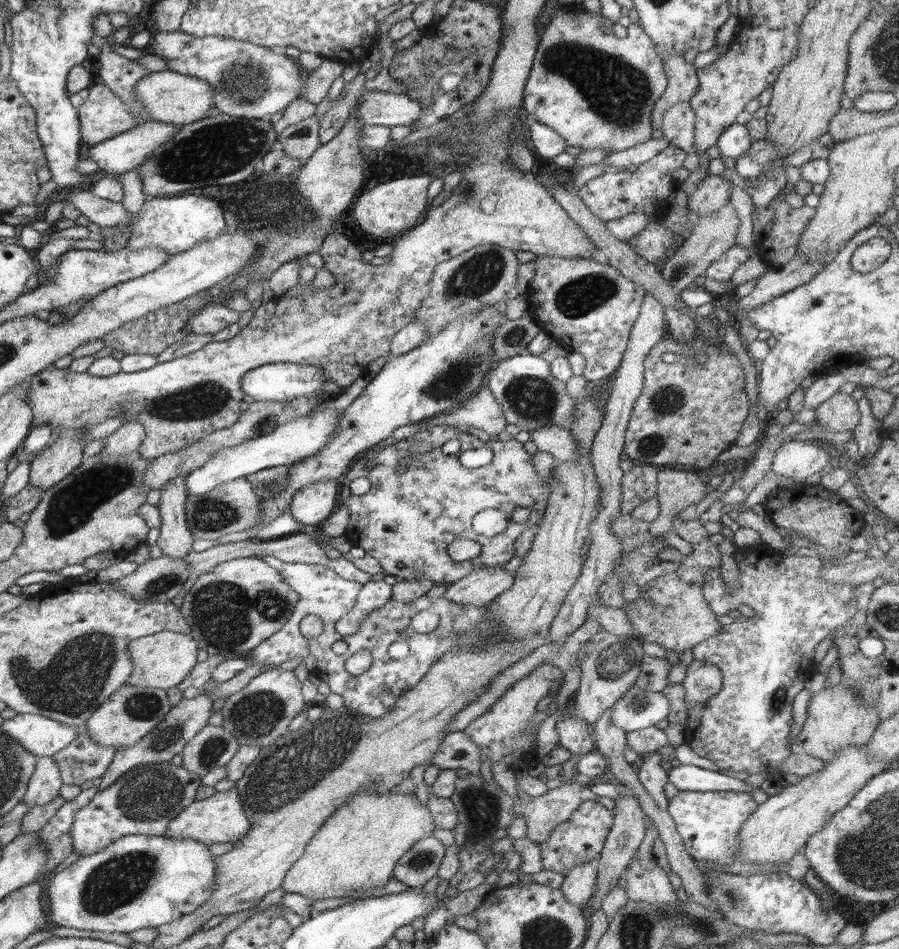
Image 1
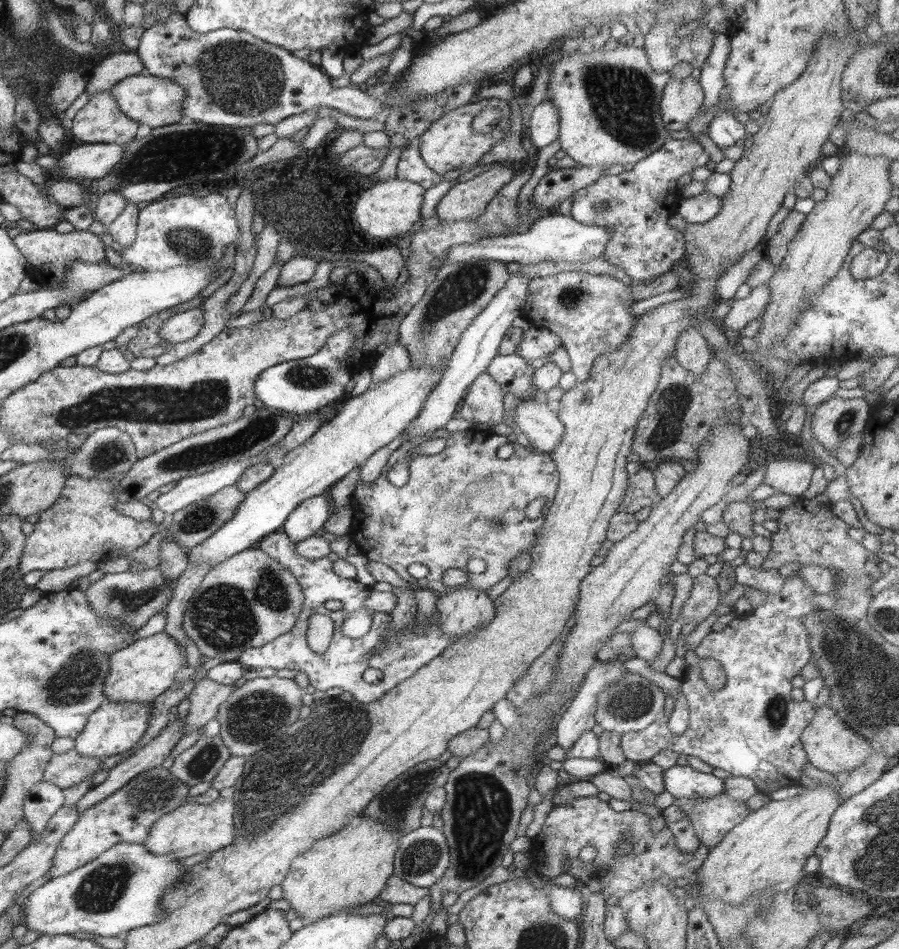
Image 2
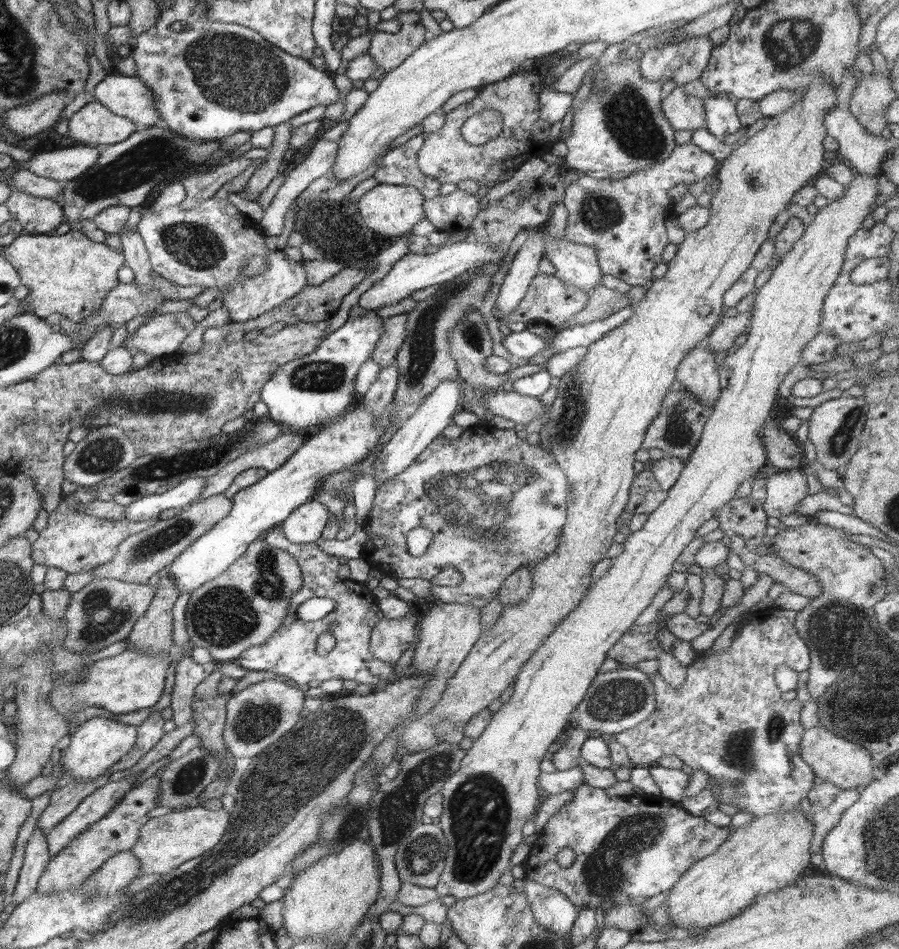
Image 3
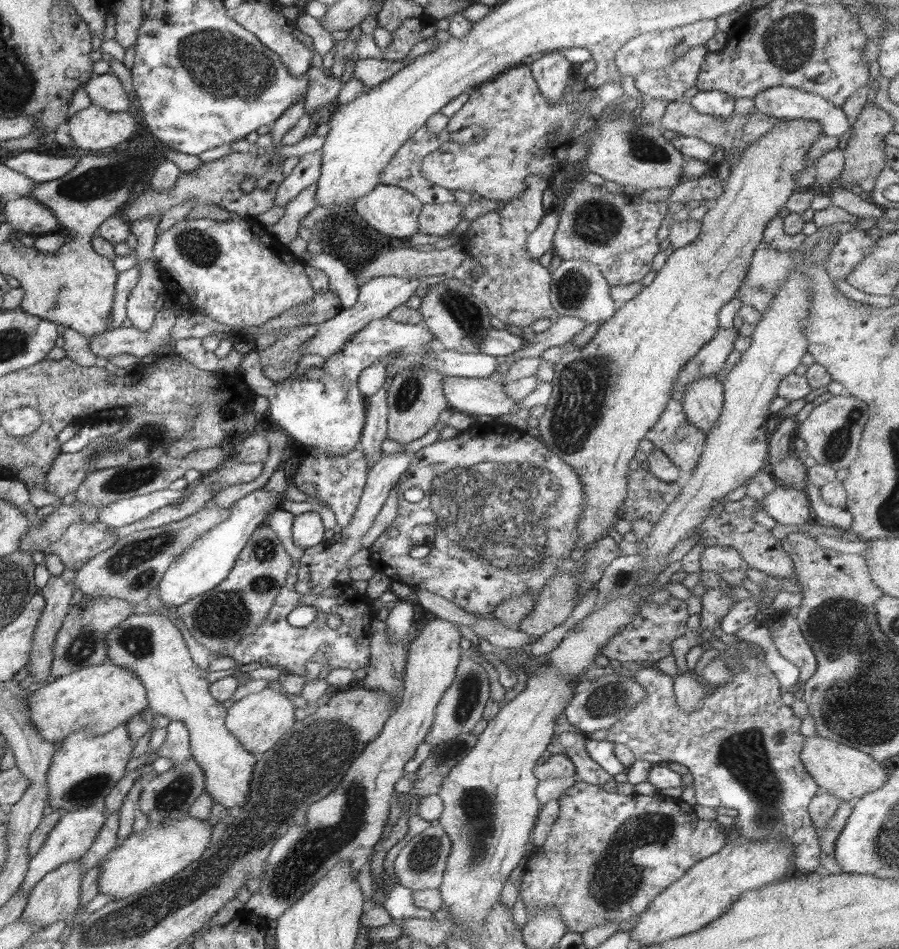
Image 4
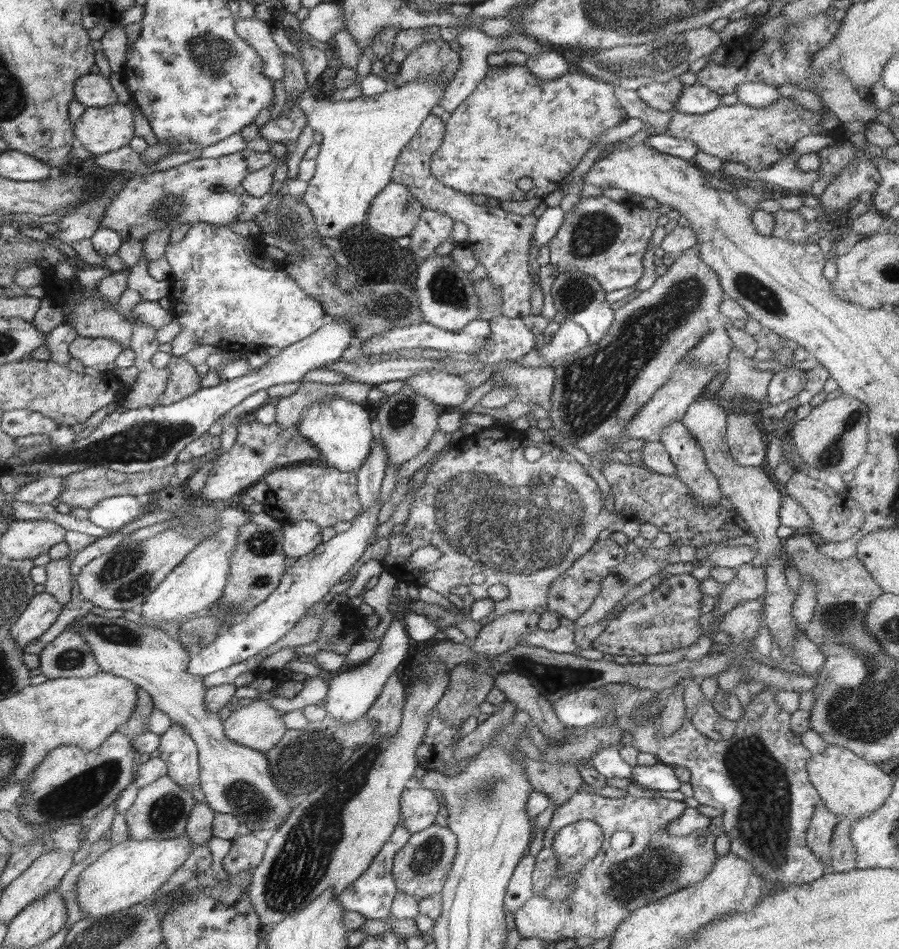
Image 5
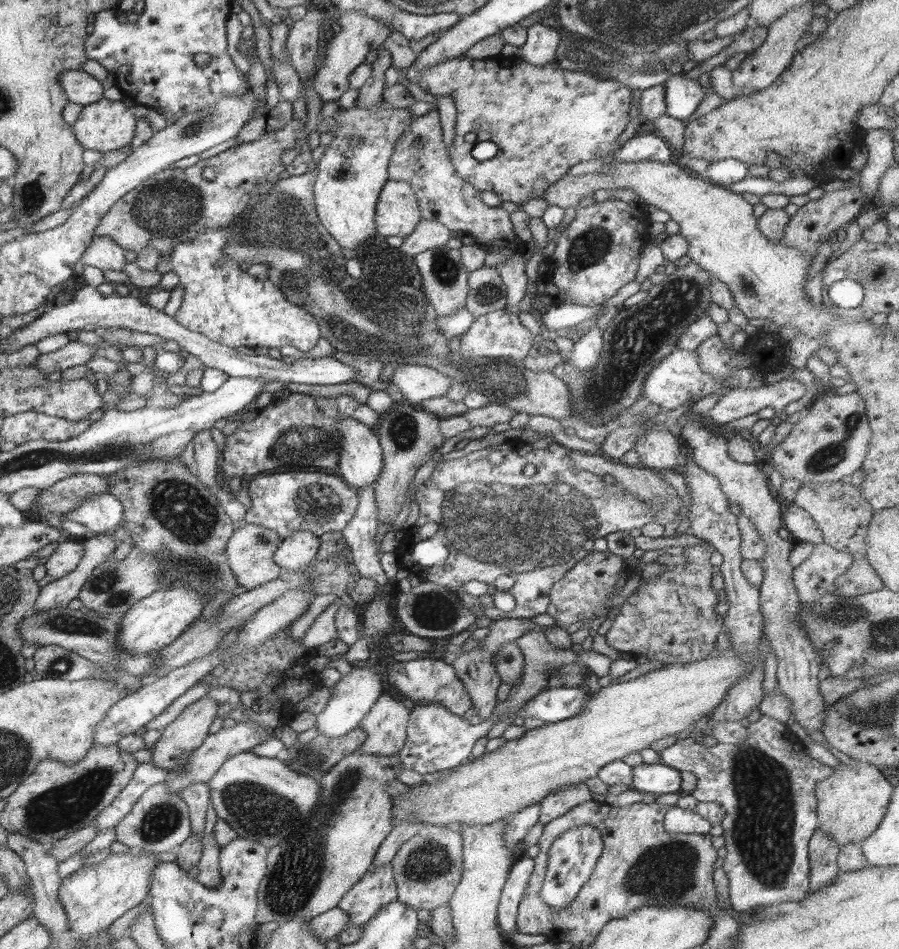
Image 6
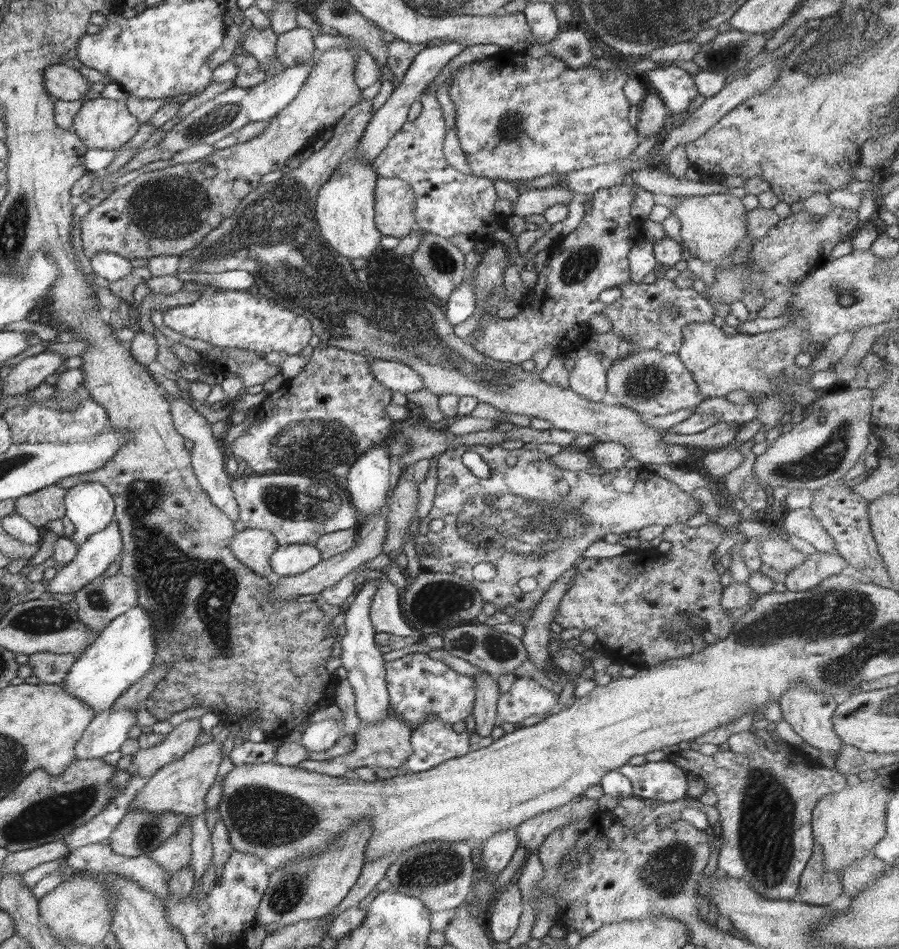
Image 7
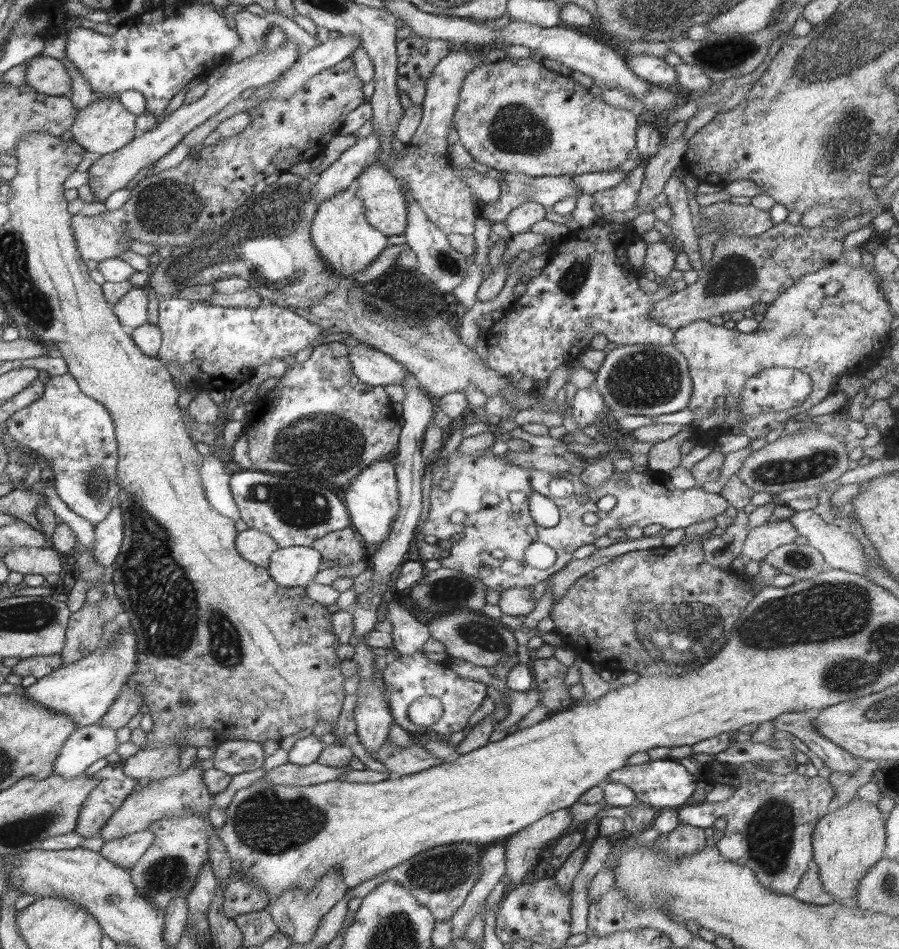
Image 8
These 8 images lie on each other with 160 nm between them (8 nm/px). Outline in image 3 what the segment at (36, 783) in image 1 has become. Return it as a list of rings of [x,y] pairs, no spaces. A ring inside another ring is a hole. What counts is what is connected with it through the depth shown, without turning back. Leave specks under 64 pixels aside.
[[[36,826],[26,844],[23,865],[11,901],[14,903],[14,908],[28,900],[30,895],[37,890],[39,878],[51,859],[45,836],[42,829]]]

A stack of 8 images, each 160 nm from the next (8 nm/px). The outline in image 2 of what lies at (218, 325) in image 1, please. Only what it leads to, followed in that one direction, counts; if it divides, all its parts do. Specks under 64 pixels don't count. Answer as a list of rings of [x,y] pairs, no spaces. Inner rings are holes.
[[[201,307],[180,312],[161,324],[160,339],[168,345],[187,342],[200,333],[204,321]]]

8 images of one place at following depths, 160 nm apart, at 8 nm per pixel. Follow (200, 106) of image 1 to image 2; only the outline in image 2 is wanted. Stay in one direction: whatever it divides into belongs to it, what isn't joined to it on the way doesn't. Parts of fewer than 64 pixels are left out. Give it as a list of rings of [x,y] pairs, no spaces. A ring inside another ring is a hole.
[[[145,73],[124,78],[124,80],[112,86],[109,91],[112,96],[115,96],[120,110],[139,124],[147,124],[150,128],[155,129],[184,120],[181,106],[183,105],[186,91],[175,80]]]

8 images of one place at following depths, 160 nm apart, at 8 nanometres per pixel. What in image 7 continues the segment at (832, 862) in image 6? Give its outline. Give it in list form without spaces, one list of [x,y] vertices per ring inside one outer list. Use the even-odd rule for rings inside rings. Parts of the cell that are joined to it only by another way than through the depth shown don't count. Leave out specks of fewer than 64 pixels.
[[[816,845],[799,878],[799,900],[816,906],[828,906],[843,892],[842,873],[827,872],[821,847]]]

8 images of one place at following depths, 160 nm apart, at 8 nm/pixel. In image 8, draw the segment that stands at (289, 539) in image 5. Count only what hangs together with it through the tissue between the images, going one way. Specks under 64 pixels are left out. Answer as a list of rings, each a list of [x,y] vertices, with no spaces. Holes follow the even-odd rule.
[[[304,546],[275,550],[267,566],[274,582],[288,588],[307,587],[322,568],[320,552],[314,547]]]

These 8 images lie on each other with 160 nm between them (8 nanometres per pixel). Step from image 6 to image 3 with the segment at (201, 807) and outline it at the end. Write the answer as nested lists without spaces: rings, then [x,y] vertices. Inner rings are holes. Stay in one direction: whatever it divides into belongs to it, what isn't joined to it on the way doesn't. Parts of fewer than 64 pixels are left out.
[[[192,652],[184,655],[176,664],[175,684],[172,690],[172,721],[176,723],[176,727],[190,722],[193,718],[192,700],[194,700],[195,689],[214,672],[219,670],[216,664],[219,662],[211,661],[199,664],[192,659]]]

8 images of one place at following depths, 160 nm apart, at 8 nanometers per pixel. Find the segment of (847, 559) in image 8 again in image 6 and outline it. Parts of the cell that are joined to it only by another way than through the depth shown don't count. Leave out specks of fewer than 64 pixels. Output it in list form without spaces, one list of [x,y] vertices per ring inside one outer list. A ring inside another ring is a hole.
[[[785,504],[783,527],[788,530],[793,541],[819,545],[825,542],[823,532],[814,522],[811,514],[794,504]]]

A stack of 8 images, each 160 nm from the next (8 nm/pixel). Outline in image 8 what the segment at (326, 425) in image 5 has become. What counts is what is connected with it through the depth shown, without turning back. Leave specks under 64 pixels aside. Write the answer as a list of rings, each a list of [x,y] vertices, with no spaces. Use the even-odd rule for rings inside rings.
[[[389,459],[379,460],[360,472],[344,494],[344,504],[350,512],[350,526],[360,534],[360,539],[369,549],[388,538],[392,523],[400,510],[396,476],[394,465]]]

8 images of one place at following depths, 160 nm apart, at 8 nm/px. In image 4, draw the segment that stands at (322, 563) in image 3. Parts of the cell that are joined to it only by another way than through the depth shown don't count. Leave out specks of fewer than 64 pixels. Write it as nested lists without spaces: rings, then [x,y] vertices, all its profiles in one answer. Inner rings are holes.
[[[283,508],[276,509],[273,513],[269,514],[268,526],[270,526],[270,528],[272,528],[272,530],[274,530],[274,532],[276,532],[276,534],[279,536],[280,542],[283,544],[283,547],[287,550],[288,554],[292,557],[293,566],[289,570],[289,575],[287,576],[287,581],[284,583],[284,586],[280,589],[280,592],[276,595],[276,598],[275,598],[275,601],[273,602],[273,605],[270,607],[270,610],[268,611],[266,618],[263,620],[263,624],[258,625],[256,627],[256,630],[250,635],[250,637],[241,638],[240,641],[236,642],[236,644],[234,644],[234,646],[232,646],[232,648],[230,648],[230,656],[235,660],[236,663],[239,663],[240,665],[250,664],[250,662],[262,662],[262,663],[268,664],[267,666],[276,667],[280,670],[283,669],[282,672],[285,674],[298,675],[298,676],[306,676],[306,662],[311,661],[312,658],[314,658],[314,654],[316,654],[316,652],[322,652],[322,654],[324,654],[327,662],[320,663],[320,664],[321,664],[322,668],[327,668],[329,673],[330,673],[329,668],[332,668],[332,669],[334,669],[334,668],[350,668],[350,670],[352,670],[354,672],[354,671],[358,670],[358,668],[367,667],[369,665],[369,644],[370,644],[369,638],[371,637],[371,634],[372,634],[371,620],[376,618],[376,616],[378,614],[378,612],[376,612],[376,611],[374,611],[374,609],[372,609],[372,605],[373,605],[374,600],[372,600],[370,597],[368,597],[366,592],[360,594],[359,592],[356,592],[354,589],[352,589],[351,585],[340,584],[340,583],[335,583],[335,585],[333,585],[333,587],[328,588],[326,590],[323,590],[322,592],[319,592],[318,594],[307,594],[306,596],[304,596],[303,594],[300,594],[299,592],[295,591],[295,581],[297,580],[297,575],[296,575],[297,566],[299,565],[299,560],[301,559],[301,556],[303,555],[304,548],[300,548],[293,543],[293,534],[292,534],[291,530],[293,527],[294,517],[295,517],[295,515],[292,512],[288,512]],[[299,606],[315,606],[315,609],[317,610],[316,618],[310,624],[308,624],[308,626],[300,627],[300,628],[292,626],[288,622],[288,619],[287,619],[290,612],[292,612],[295,608],[298,608]],[[330,614],[340,614],[343,621],[342,621],[342,624],[340,624],[340,626],[338,626],[338,628],[331,628],[328,625],[328,622],[326,621],[326,619],[328,618],[328,616],[330,616]]]

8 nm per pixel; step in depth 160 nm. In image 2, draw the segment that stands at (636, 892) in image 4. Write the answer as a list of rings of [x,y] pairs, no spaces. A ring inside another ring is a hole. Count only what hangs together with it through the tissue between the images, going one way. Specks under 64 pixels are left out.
[[[596,794],[592,796],[575,798],[570,803],[563,806],[553,807],[546,818],[546,824],[542,826],[540,834],[531,839],[531,849],[529,855],[531,859],[530,868],[544,879],[554,879],[564,872],[564,861],[568,861],[568,872],[588,887],[593,893],[599,892],[608,900],[610,897],[622,898],[631,892],[634,892],[647,884],[647,882],[659,882],[660,884],[670,884],[678,882],[677,886],[688,886],[691,874],[697,872],[708,856],[707,846],[700,845],[693,853],[684,853],[676,847],[674,835],[667,826],[664,826],[660,832],[650,830],[650,818],[642,812],[636,810],[624,810],[624,812],[614,812],[608,805],[608,802],[602,801]],[[626,831],[629,834],[629,844],[631,851],[627,855],[621,855],[621,844]],[[584,846],[594,846],[596,848],[596,857],[589,862],[582,861],[578,854]]]

